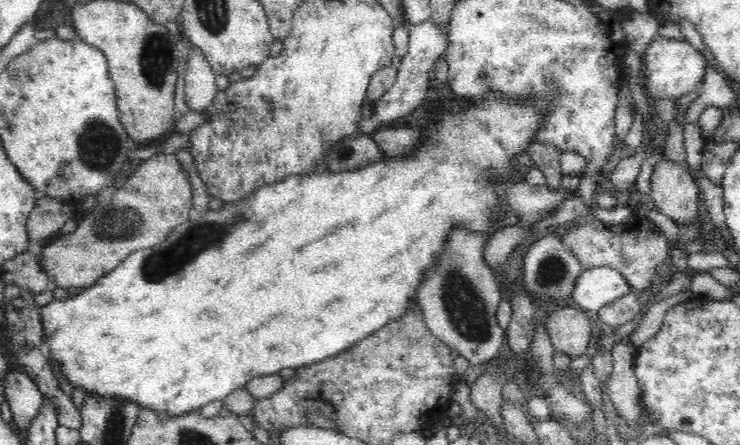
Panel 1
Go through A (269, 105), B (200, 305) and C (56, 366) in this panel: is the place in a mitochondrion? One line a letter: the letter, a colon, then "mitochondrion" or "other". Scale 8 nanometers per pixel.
A: mitochondrion
B: other
C: other

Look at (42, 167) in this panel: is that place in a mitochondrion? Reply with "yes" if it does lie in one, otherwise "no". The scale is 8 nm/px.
no

